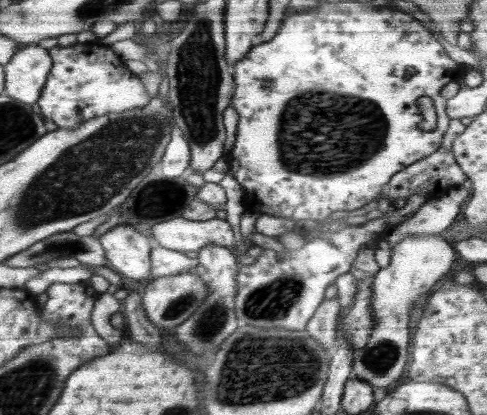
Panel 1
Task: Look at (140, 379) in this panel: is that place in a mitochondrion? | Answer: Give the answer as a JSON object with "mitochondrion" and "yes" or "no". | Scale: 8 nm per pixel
{"mitochondrion":"no"}

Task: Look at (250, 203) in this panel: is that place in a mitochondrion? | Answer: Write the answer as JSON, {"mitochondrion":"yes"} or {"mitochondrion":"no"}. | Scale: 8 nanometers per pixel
{"mitochondrion":"no"}

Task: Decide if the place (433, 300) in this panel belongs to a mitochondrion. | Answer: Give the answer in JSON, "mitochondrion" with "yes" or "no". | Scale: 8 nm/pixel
{"mitochondrion":"no"}

